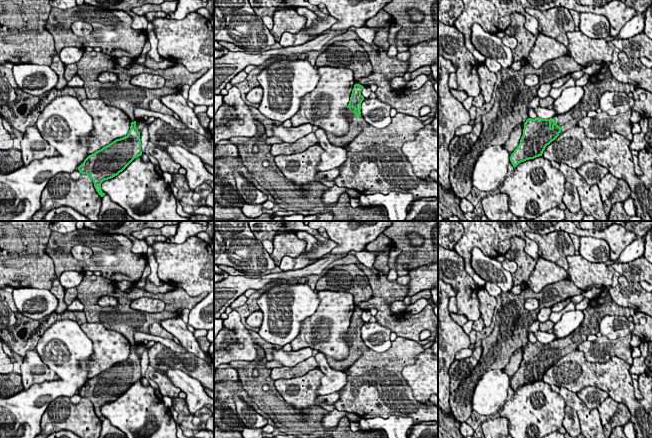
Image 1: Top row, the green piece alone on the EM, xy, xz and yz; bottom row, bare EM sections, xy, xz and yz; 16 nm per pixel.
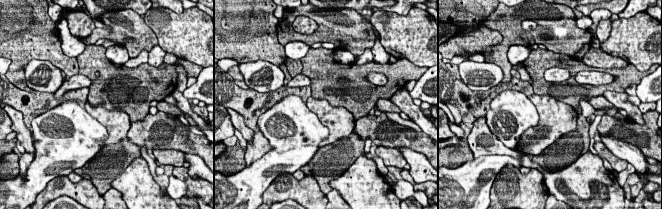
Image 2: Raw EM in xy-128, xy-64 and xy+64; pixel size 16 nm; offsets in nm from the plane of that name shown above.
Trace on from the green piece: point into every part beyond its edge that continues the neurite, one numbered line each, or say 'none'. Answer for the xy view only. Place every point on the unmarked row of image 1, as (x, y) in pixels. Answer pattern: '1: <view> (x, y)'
none

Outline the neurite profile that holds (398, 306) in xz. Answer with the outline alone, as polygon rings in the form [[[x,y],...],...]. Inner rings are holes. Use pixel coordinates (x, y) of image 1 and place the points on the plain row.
[[[395,301],[389,305],[389,308],[393,313],[402,313],[407,307],[408,305],[405,305],[403,301]]]

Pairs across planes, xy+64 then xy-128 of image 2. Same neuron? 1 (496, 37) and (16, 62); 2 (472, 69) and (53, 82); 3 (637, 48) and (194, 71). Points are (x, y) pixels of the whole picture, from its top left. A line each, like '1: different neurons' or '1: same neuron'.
1: same neuron
2: same neuron
3: different neurons

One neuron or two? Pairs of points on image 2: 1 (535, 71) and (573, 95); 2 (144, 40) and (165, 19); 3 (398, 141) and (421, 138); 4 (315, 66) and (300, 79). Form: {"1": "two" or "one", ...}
{"1": "one", "2": "two", "3": "one", "4": "two"}

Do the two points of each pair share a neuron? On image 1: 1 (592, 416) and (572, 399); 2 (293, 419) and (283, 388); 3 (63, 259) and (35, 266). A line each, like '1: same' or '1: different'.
1: same
2: different
3: different

